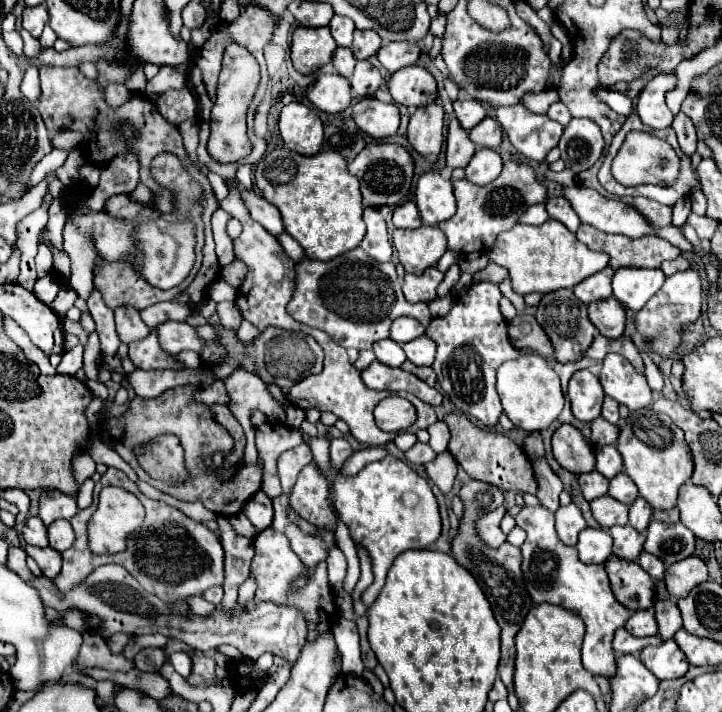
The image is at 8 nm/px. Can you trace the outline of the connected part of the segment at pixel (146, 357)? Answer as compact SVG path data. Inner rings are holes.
M152 331L146 339L130 343L128 357L132 359L132 363L134 363L138 369L170 369L170 365L176 363L176 361L172 359L172 355L164 353L164 351L158 347L158 339L156 339L154 331Z

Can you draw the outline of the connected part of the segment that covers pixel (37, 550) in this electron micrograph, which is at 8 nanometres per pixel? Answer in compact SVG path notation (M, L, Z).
M26 545L24 549L42 569L44 575L58 575L60 567L62 567L62 557L58 551L54 551L52 547L34 547L34 545Z

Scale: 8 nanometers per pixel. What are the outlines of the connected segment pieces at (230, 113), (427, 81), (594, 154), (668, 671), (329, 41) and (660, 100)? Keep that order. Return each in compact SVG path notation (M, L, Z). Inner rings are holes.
M230 45L223 54L222 70L219 74L217 98L211 110L210 139L208 139L208 153L218 163L238 163L250 155L252 143L246 133L246 113L250 107L252 97L258 89L260 81L260 65L240 45Z
M410 65L404 67L402 71L392 73L388 89L394 103L400 103L408 109L434 103L438 97L434 77L424 67L418 65Z
M572 119L558 143L562 161L574 173L590 169L604 151L604 137L600 127L590 119Z
M674 639L664 641L658 647L644 647L640 651L640 661L658 677L658 679L678 679L686 675L690 663L686 661L680 647Z
M296 27L292 35L292 65L300 73L314 73L322 65L332 61L332 53L336 49L336 41L330 33L328 27L318 27L318 29L306 29L306 27Z
M672 73L656 75L640 93L636 103L636 113L640 115L642 123L650 125L652 129L664 129L672 125L672 111L666 105L666 93L676 87L676 79Z

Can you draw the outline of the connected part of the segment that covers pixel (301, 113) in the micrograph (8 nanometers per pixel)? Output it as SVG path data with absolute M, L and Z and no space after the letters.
M290 103L280 111L278 129L284 145L300 155L316 155L324 139L320 117L302 103Z

